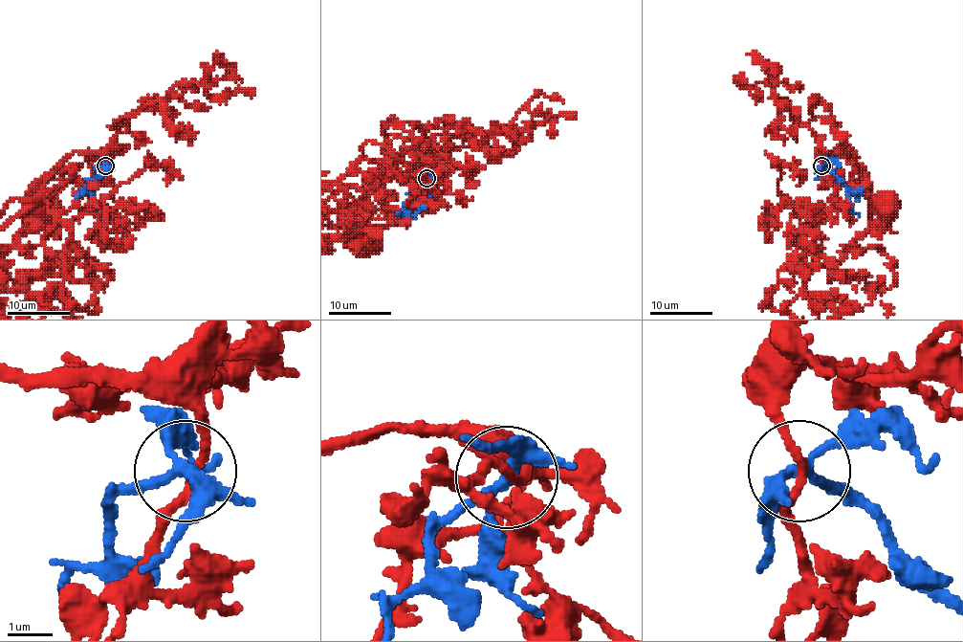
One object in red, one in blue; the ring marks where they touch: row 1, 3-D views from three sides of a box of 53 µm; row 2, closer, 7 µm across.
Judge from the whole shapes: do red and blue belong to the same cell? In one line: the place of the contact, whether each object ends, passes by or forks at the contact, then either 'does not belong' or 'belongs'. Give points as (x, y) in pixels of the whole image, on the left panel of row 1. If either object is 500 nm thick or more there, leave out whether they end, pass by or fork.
(105, 166) | red passes by | blue forks | does not belong

